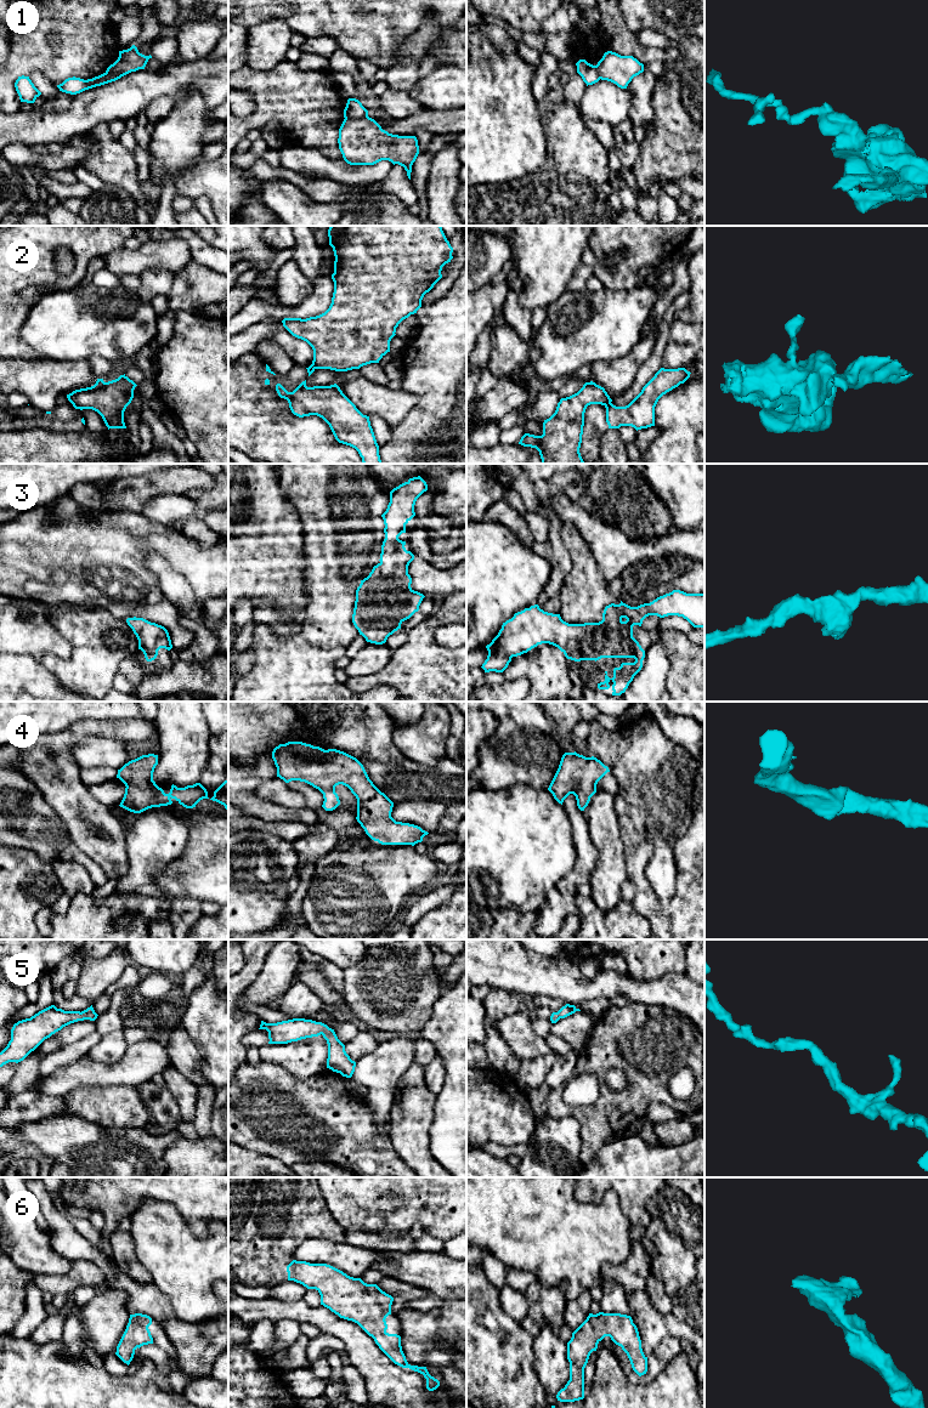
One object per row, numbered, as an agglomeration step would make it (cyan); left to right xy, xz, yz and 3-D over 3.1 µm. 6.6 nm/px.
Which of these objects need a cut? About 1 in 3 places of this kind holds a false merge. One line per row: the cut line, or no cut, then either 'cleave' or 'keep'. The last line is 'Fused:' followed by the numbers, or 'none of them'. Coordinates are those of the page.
1: cut in xz along (367, 114), (360, 118), (345, 119); cleave
2: cut in yz along (610, 402), (605, 406); cleave
3: no cut; keep
4: no cut; keep
5: no cut; keep
6: no cut; keep
Fused: 1, 2

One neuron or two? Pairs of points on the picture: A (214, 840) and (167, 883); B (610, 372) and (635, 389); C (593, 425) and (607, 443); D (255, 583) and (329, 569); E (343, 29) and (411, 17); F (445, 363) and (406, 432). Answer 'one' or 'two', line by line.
A: one
B: two
C: two
D: two
E: one
F: one

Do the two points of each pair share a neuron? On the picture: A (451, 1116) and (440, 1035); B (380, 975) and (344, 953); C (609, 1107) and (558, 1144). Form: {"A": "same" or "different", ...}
{"A": "same", "B": "different", "C": "different"}

